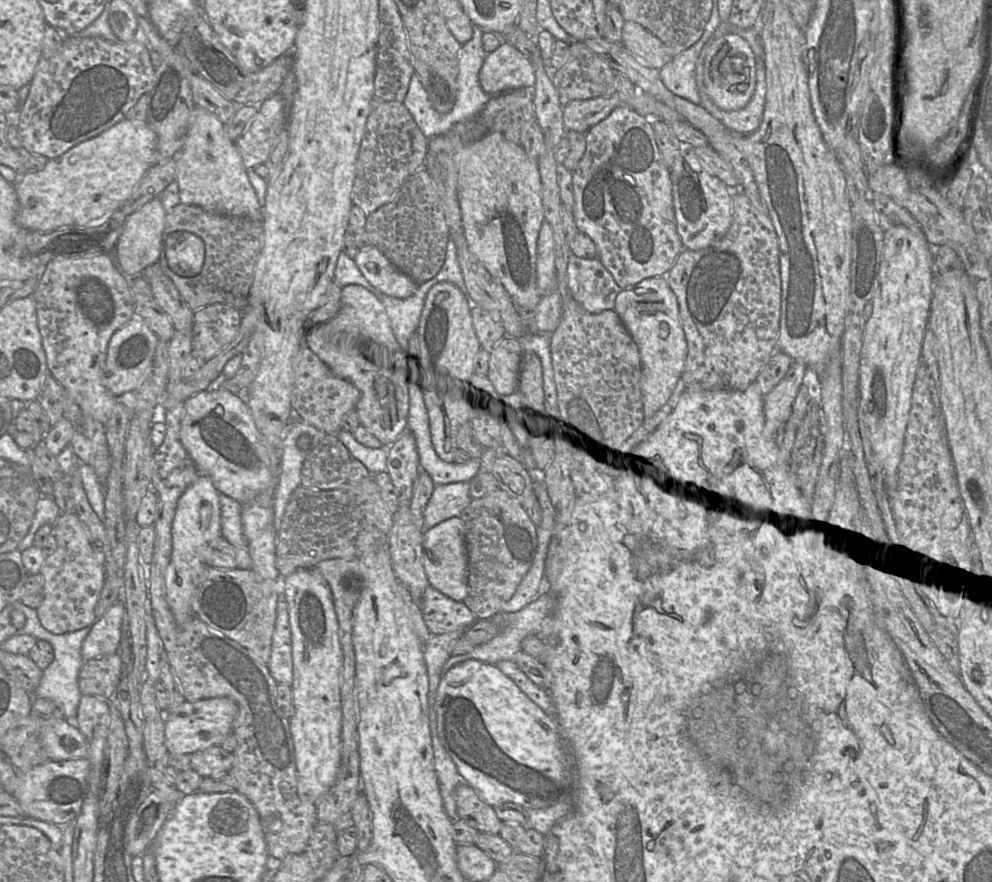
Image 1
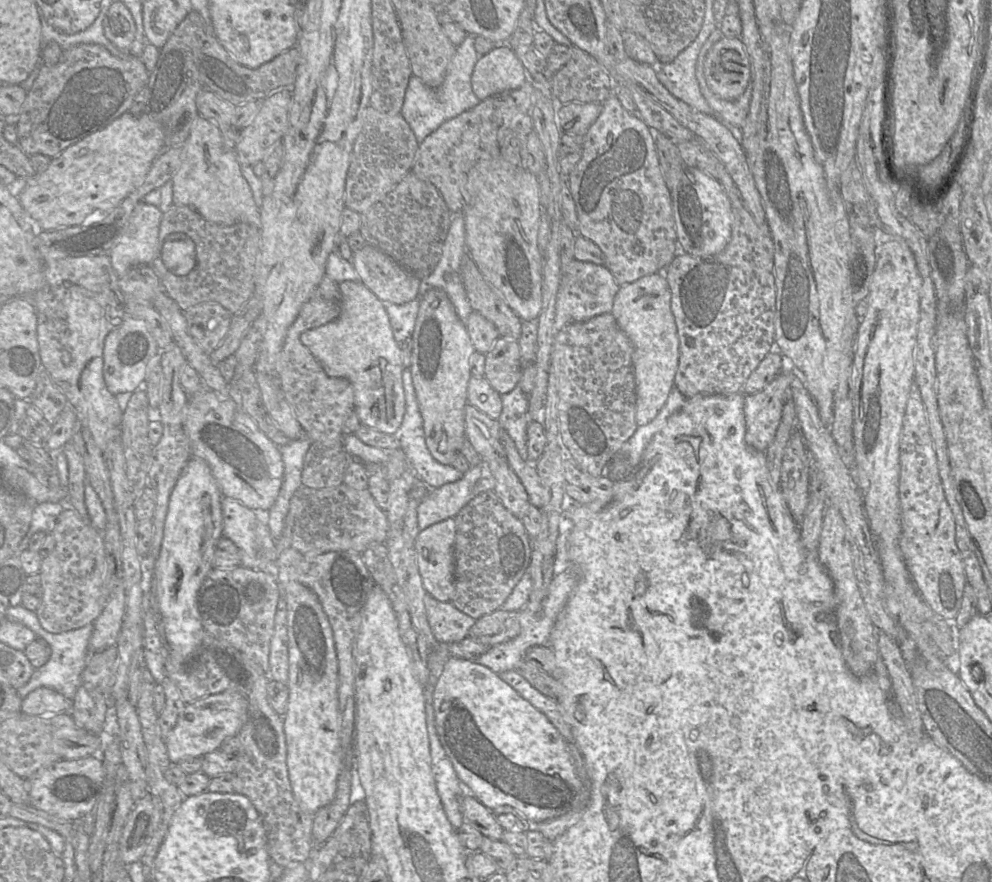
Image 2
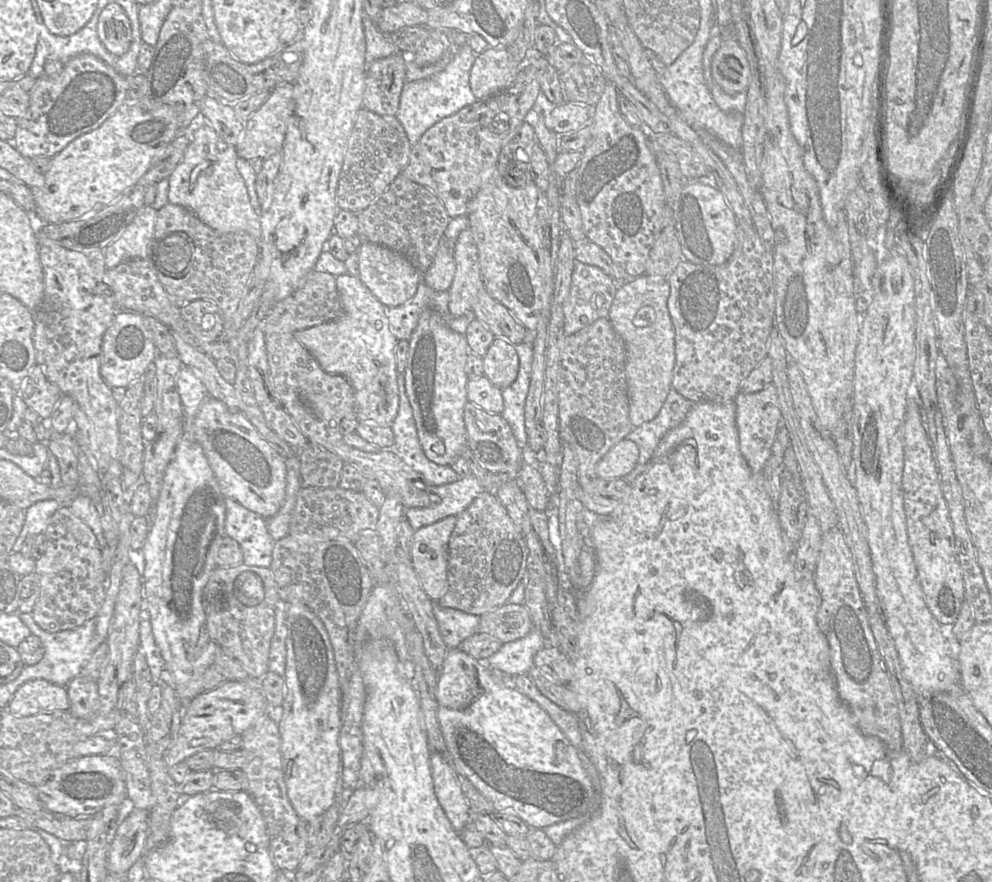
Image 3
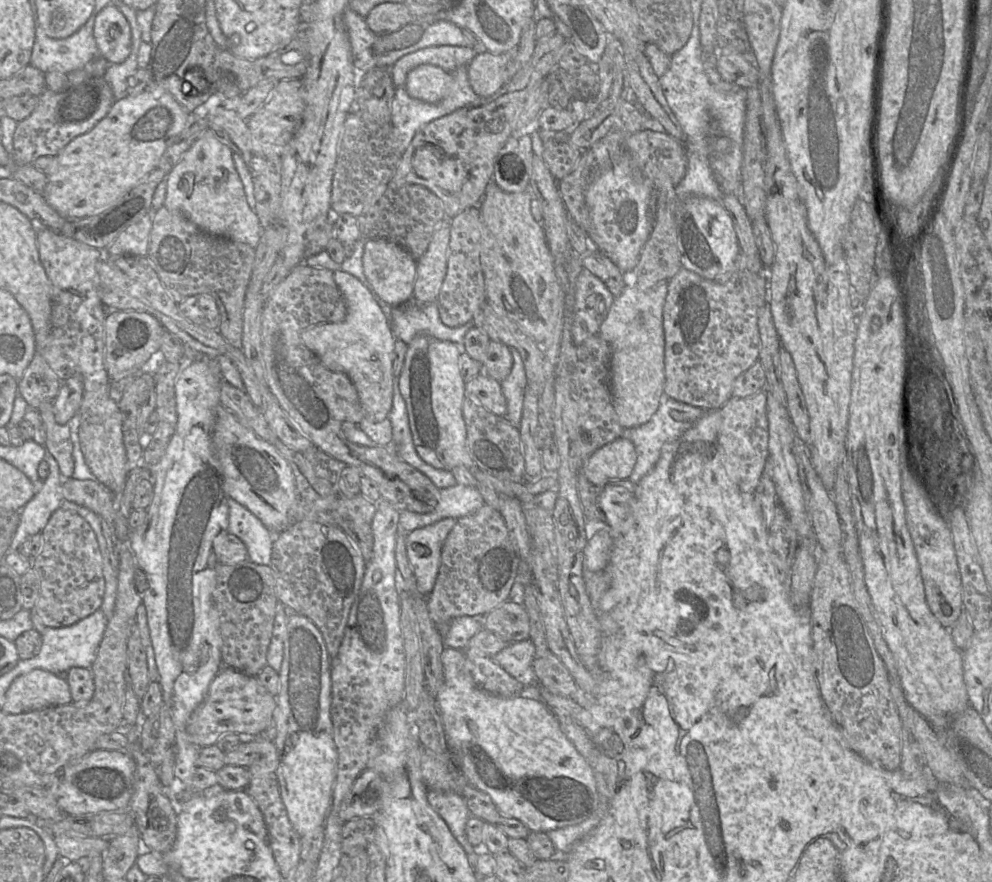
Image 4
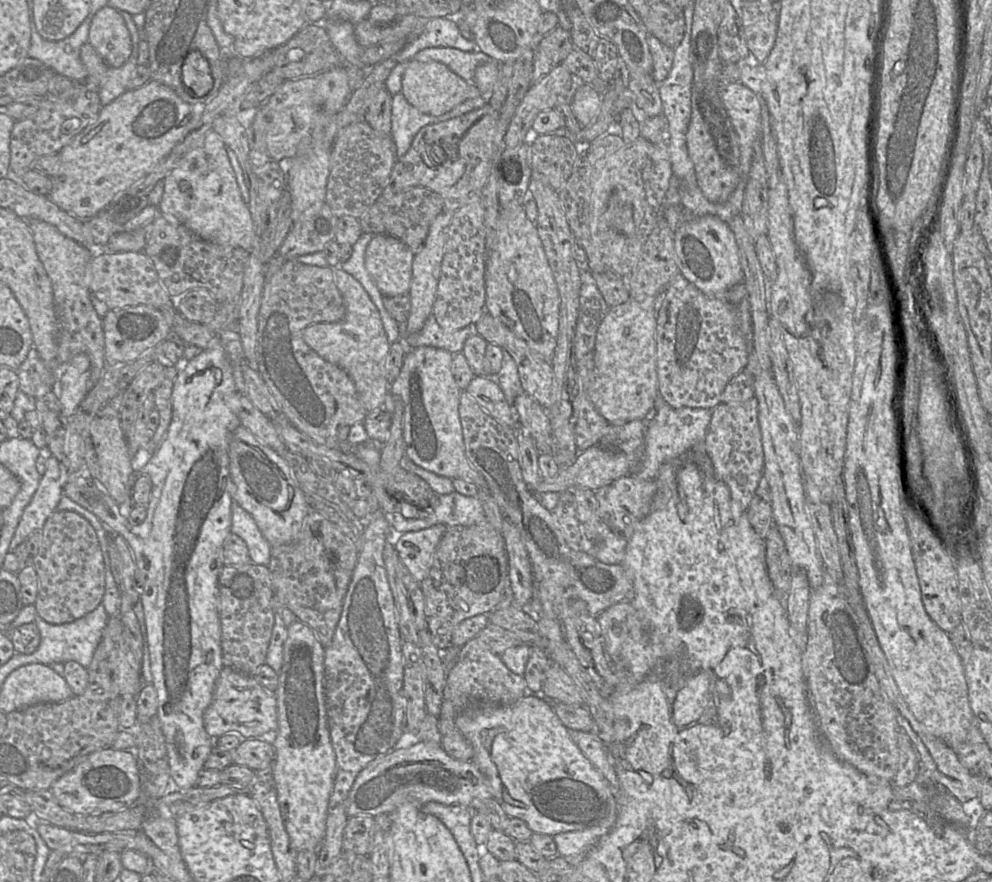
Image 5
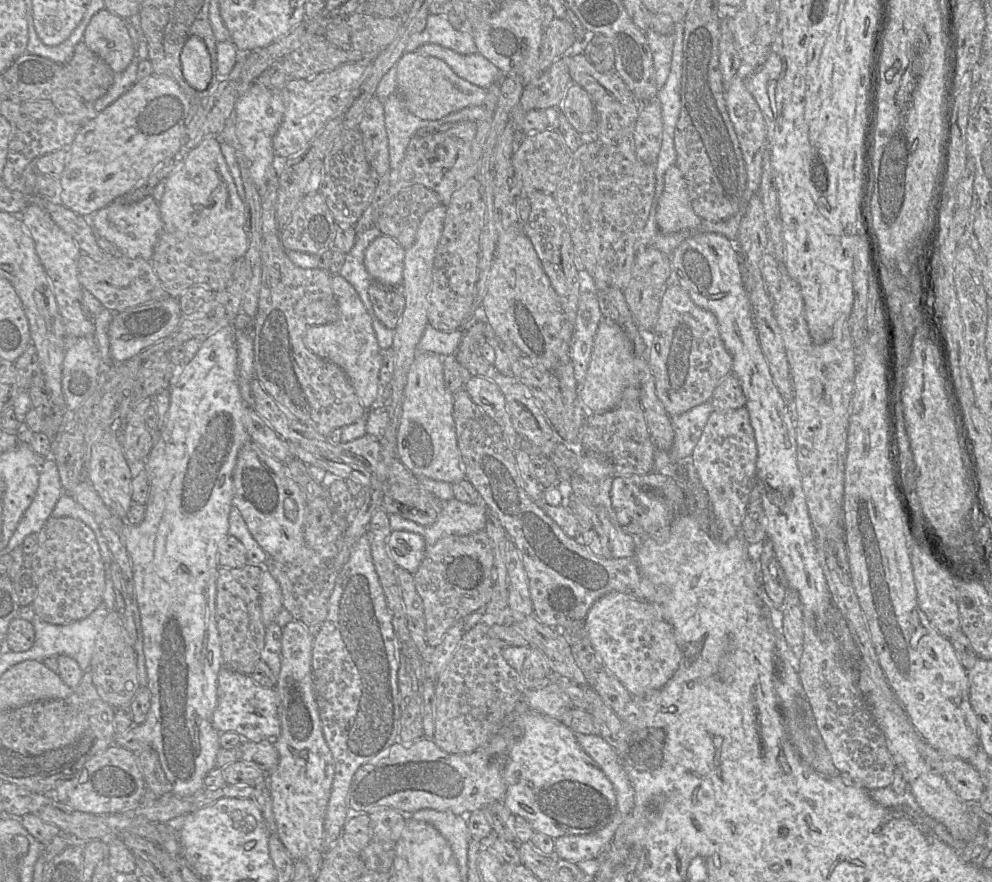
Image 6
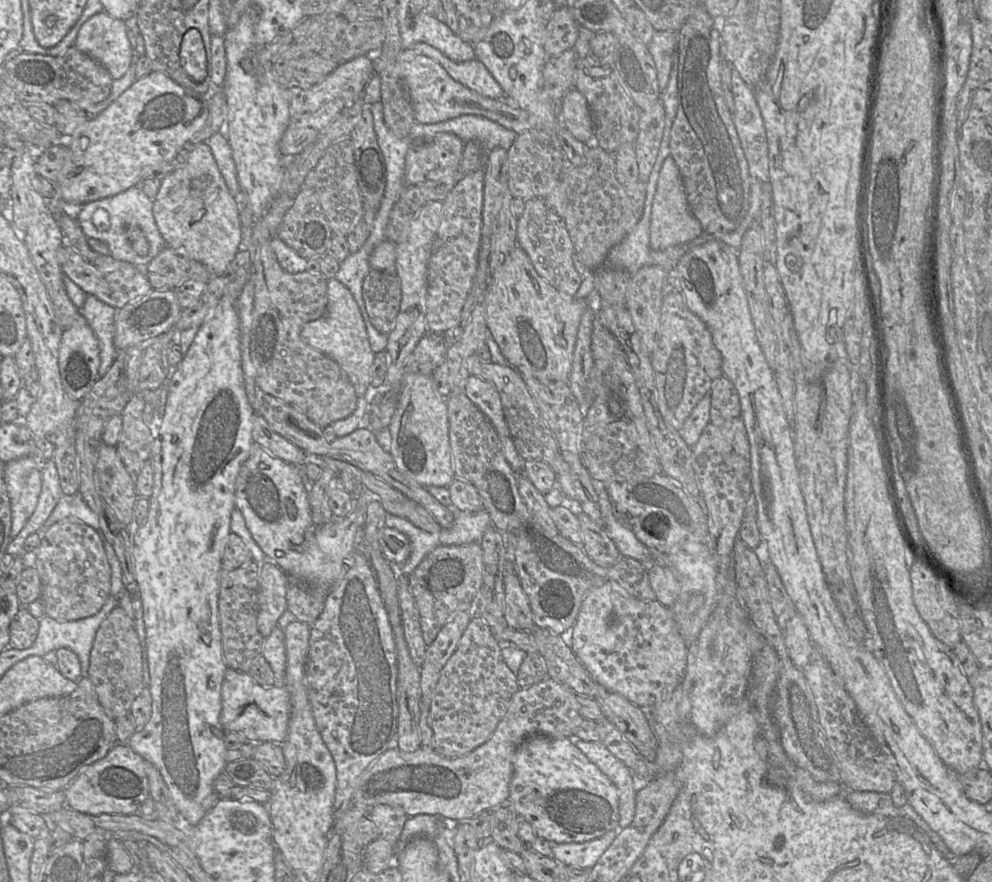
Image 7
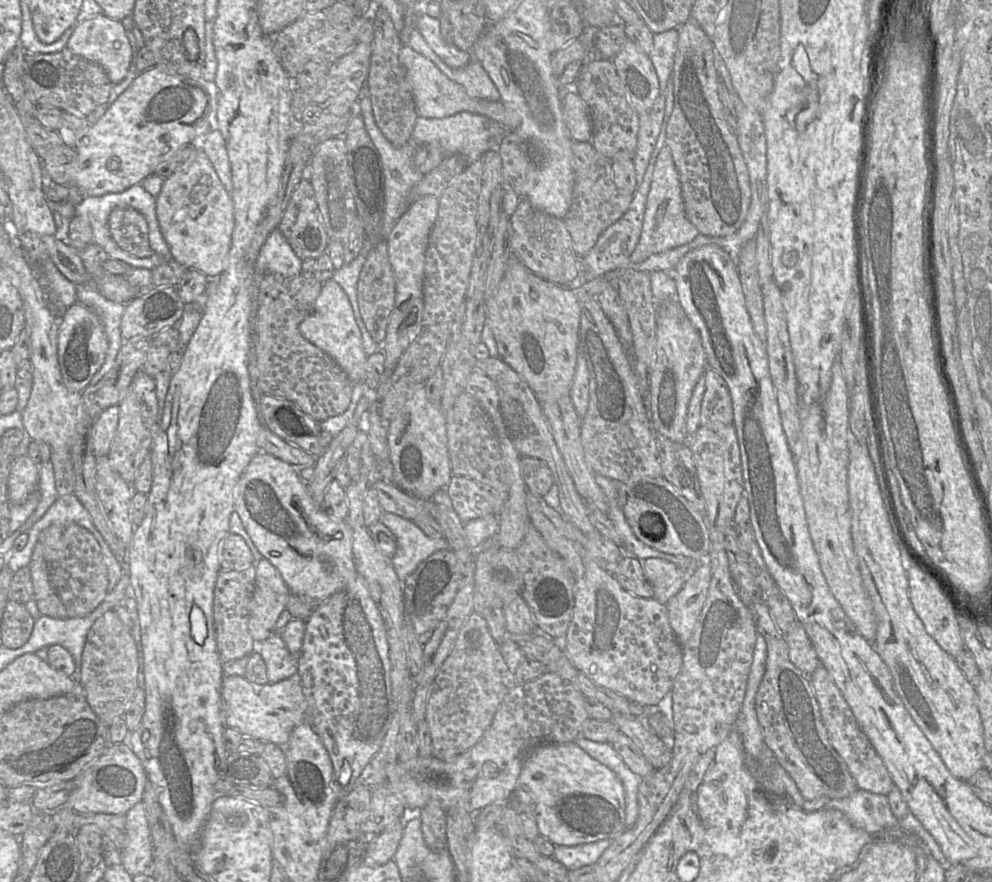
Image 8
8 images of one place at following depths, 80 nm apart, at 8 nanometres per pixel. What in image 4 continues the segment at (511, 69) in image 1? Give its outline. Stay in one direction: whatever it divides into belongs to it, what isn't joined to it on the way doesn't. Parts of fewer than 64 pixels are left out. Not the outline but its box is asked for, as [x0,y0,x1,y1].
[468,51,509,98]

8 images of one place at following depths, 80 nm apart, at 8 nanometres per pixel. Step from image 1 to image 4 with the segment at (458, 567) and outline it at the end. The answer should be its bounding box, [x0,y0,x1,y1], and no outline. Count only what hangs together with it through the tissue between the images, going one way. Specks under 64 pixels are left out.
[406,518,456,597]

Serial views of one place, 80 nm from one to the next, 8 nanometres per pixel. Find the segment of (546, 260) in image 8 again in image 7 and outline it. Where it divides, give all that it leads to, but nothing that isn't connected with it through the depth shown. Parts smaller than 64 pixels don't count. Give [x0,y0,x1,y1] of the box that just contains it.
[517,198,581,297]

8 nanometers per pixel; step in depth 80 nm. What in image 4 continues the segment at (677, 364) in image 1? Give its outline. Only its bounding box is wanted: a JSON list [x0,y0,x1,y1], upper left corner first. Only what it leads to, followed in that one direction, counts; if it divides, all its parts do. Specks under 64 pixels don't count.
[599,281,668,429]

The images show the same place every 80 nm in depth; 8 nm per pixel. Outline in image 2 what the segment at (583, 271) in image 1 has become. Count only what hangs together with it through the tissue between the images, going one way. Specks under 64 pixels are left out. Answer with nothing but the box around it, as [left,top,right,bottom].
[554,259,620,335]

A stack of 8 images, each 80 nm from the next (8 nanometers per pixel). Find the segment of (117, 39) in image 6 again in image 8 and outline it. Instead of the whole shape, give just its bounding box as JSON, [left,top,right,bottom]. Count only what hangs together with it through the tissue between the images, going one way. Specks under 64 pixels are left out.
[66,14,132,85]

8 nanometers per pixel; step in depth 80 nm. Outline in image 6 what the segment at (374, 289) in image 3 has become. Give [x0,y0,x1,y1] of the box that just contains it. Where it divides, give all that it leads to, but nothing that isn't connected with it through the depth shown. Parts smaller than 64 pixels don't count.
[364,234,405,286]

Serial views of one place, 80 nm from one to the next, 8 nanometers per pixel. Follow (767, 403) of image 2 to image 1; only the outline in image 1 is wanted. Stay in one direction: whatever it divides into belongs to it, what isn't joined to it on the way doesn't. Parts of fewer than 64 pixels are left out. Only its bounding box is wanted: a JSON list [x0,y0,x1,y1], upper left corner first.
[764,361,808,438]

